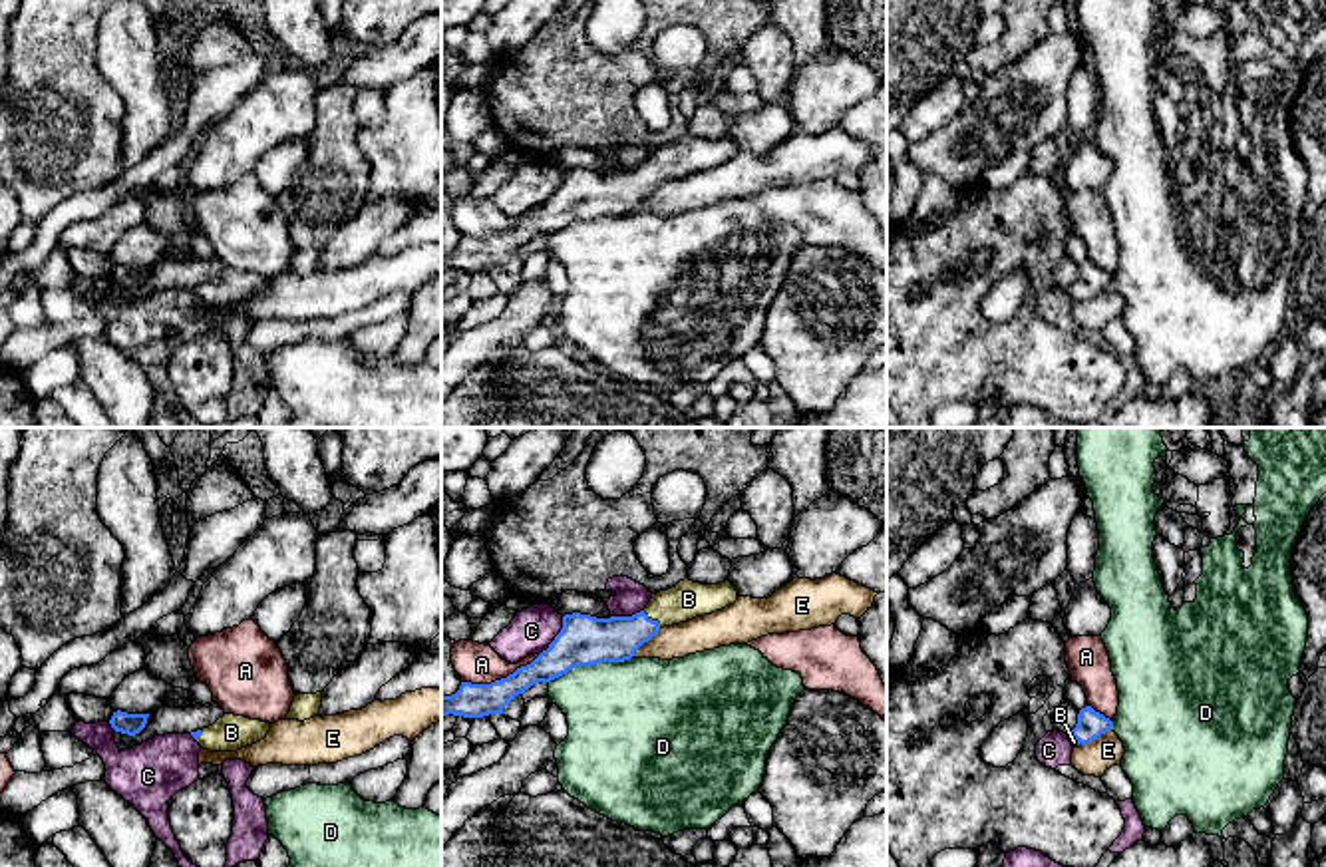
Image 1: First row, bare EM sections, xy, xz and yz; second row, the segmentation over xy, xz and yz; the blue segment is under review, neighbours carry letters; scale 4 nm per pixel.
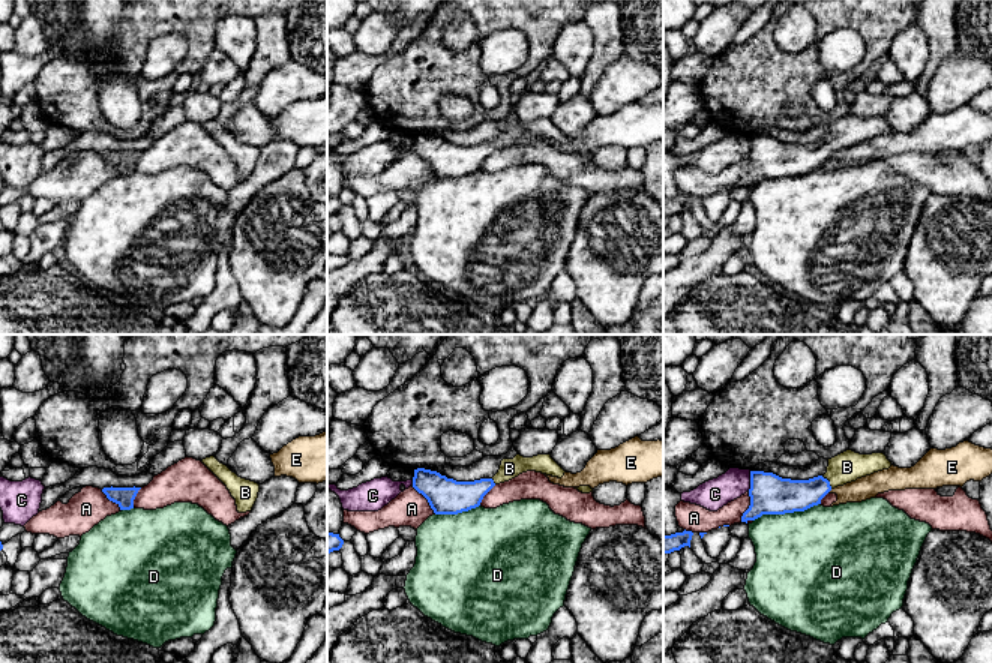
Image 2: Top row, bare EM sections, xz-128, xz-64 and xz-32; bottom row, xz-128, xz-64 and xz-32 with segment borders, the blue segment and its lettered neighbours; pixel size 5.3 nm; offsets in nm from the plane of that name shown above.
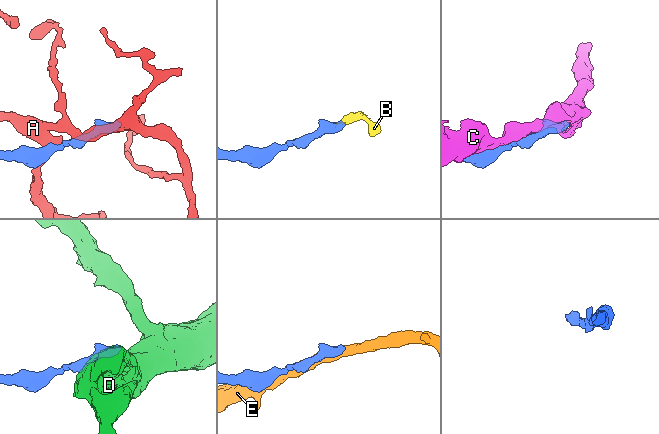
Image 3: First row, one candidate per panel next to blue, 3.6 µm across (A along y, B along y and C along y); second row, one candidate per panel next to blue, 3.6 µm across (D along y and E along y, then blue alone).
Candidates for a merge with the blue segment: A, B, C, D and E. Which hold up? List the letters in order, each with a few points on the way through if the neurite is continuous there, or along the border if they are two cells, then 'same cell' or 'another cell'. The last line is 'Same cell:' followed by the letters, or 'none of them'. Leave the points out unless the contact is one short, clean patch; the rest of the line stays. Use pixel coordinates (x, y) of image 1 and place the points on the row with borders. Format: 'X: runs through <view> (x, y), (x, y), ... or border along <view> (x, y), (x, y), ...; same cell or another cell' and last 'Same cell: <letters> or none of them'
A: another cell
B: runs through xz (593, 641), (617, 639), (651, 619), (666, 607), (688, 599); same cell
C: another cell
D: border along xz (631, 657), (577, 665), (549, 683); another cell
E: another cell
Same cell: B

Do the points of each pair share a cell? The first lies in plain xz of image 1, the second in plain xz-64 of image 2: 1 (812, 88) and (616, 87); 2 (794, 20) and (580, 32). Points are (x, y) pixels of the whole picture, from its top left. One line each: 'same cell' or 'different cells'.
1: same cell
2: different cells

